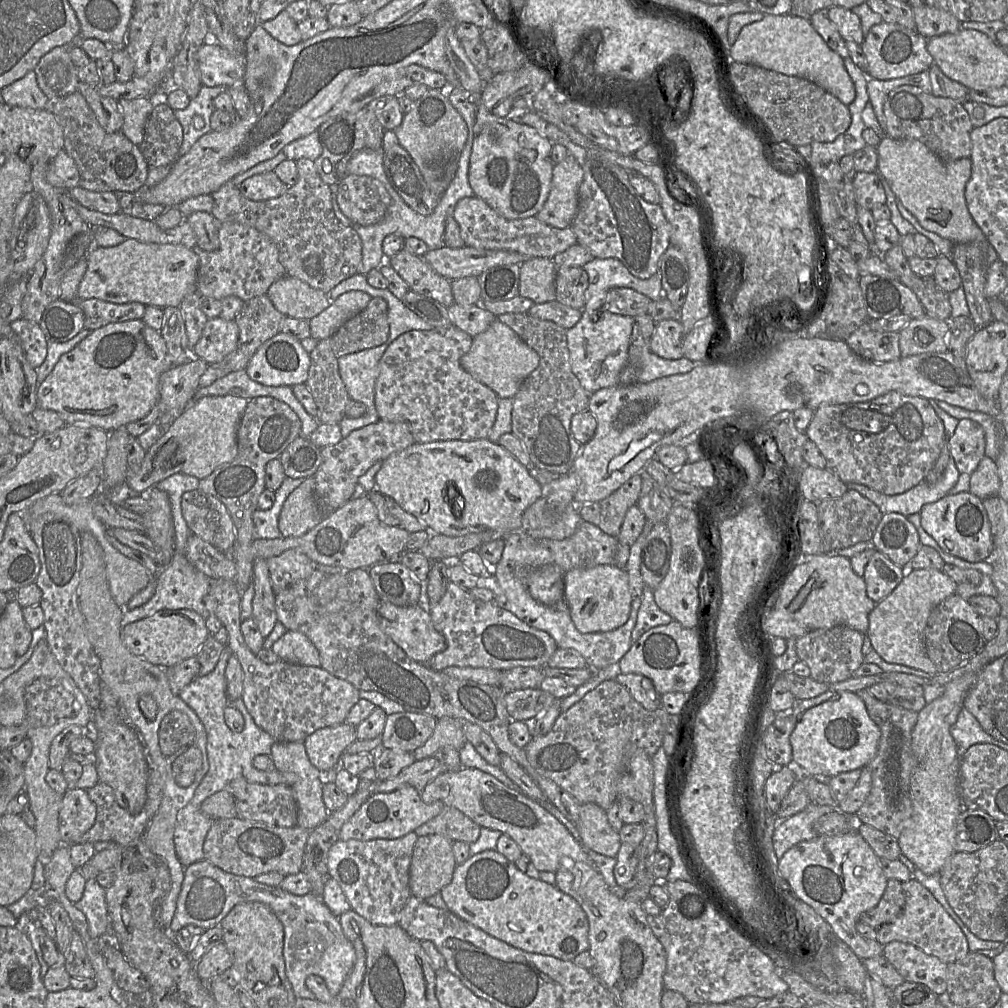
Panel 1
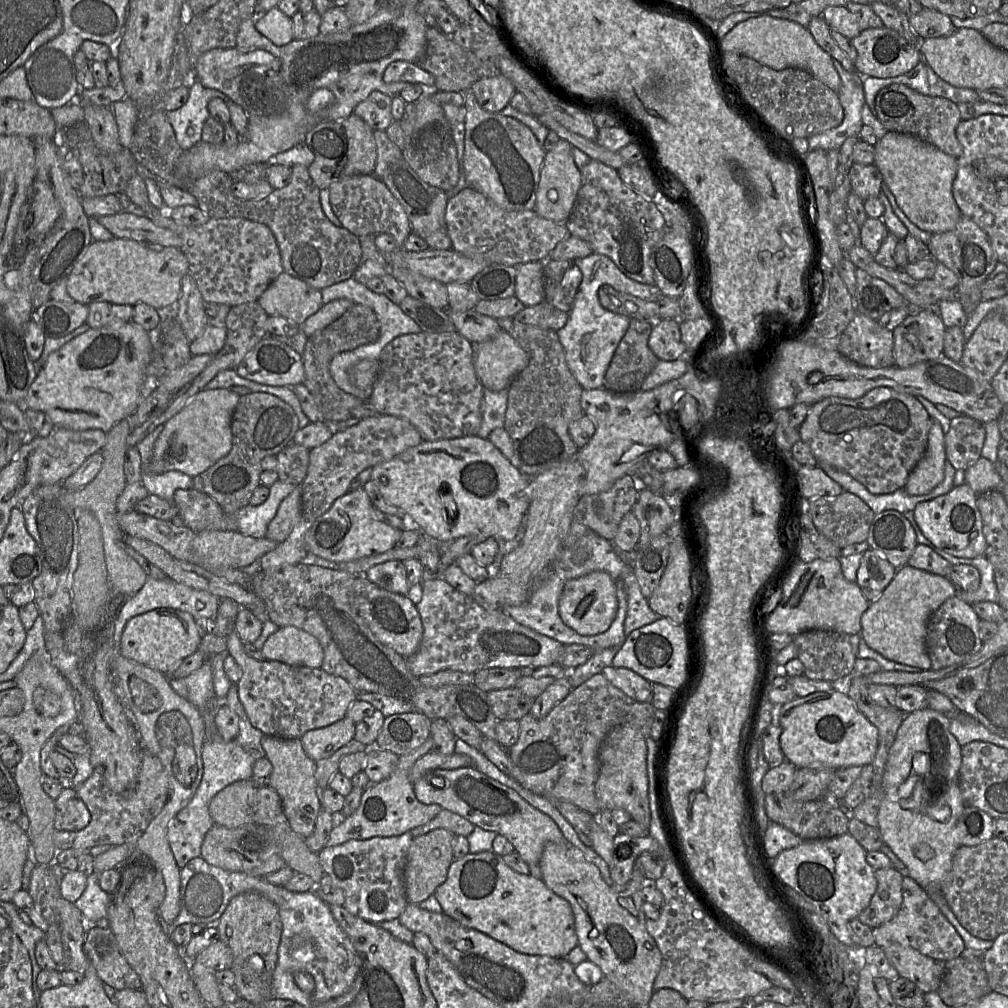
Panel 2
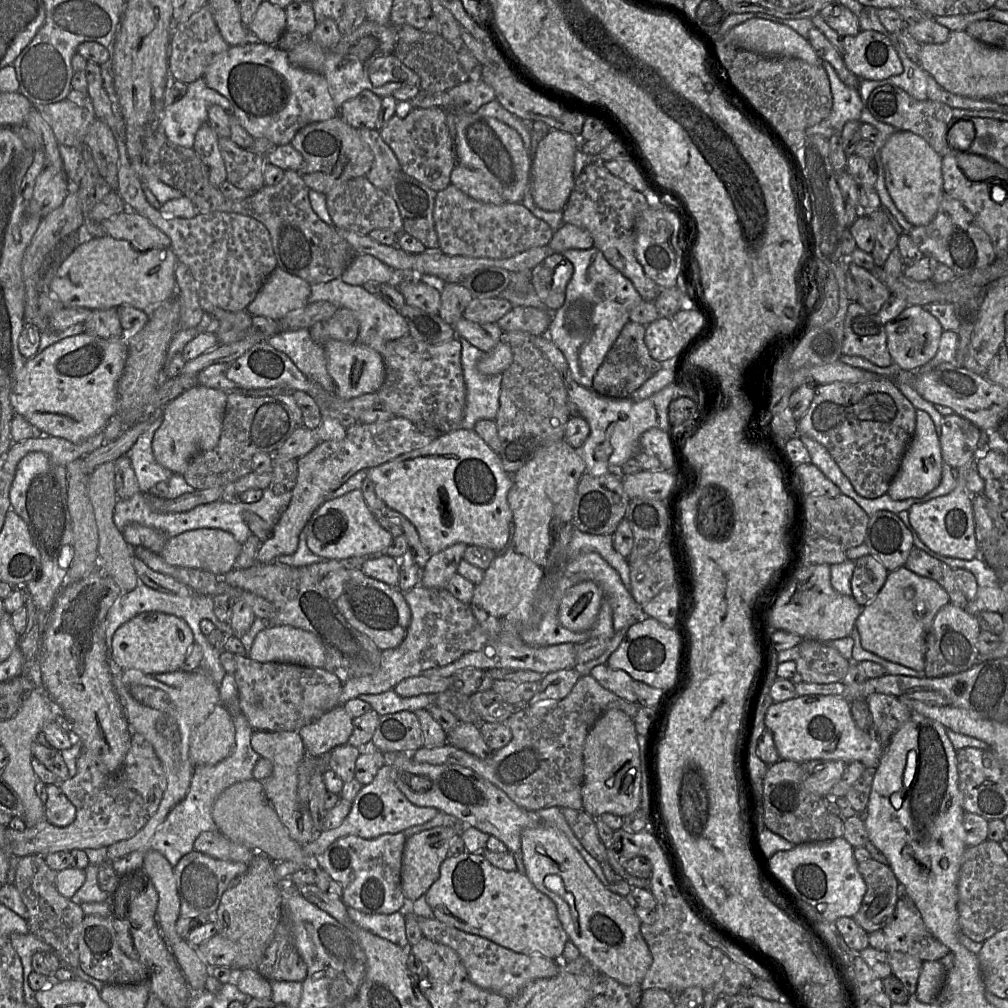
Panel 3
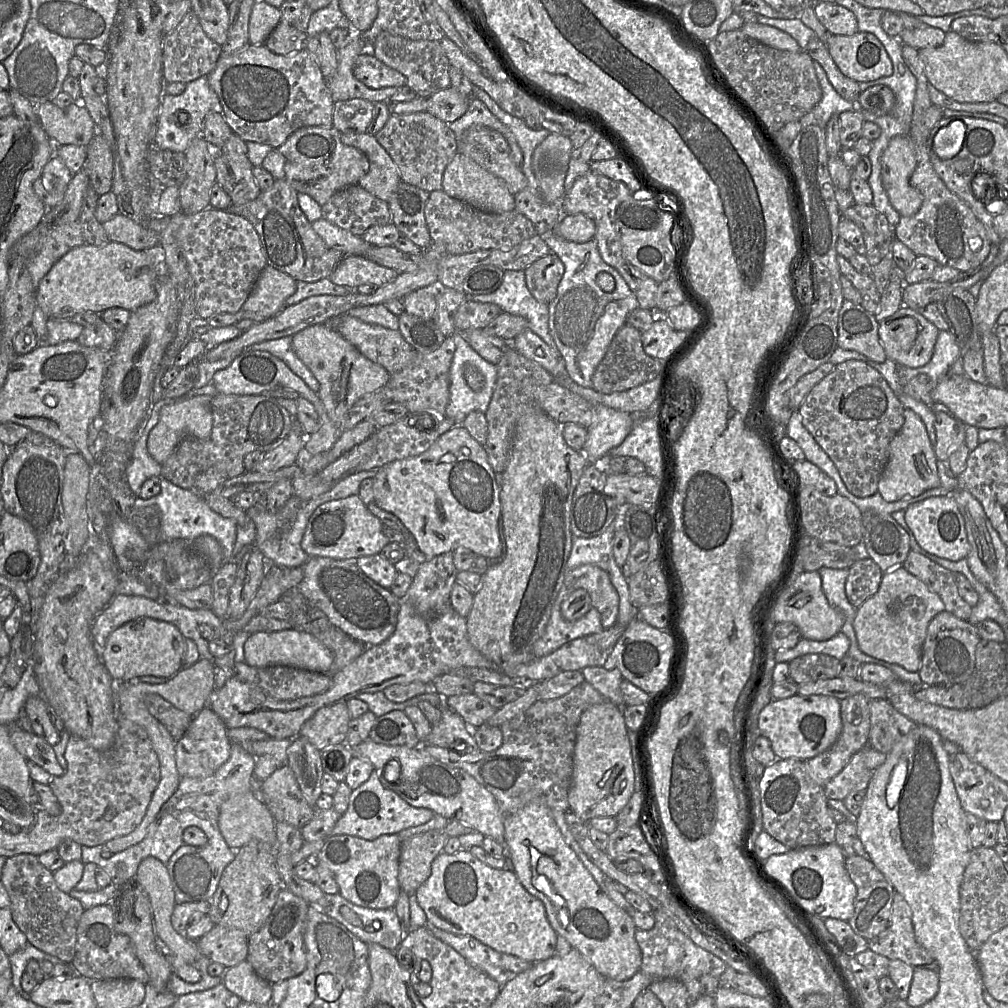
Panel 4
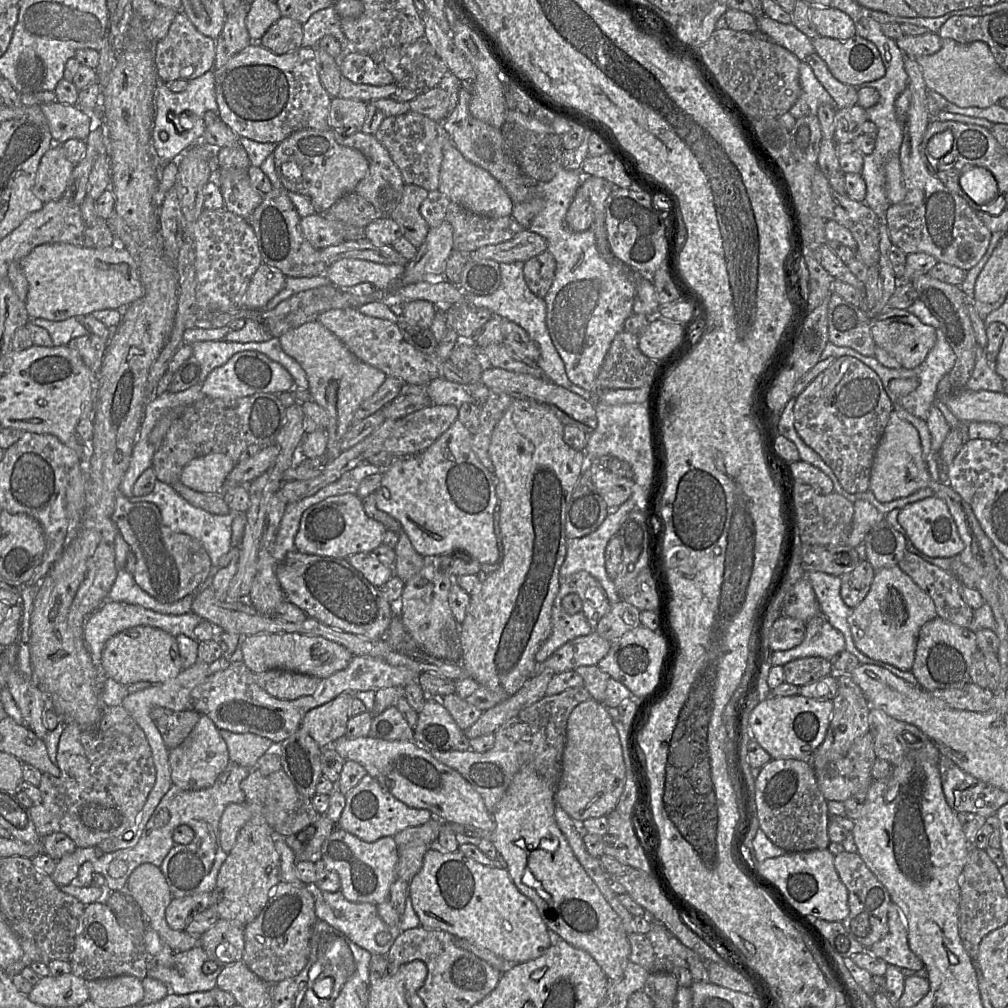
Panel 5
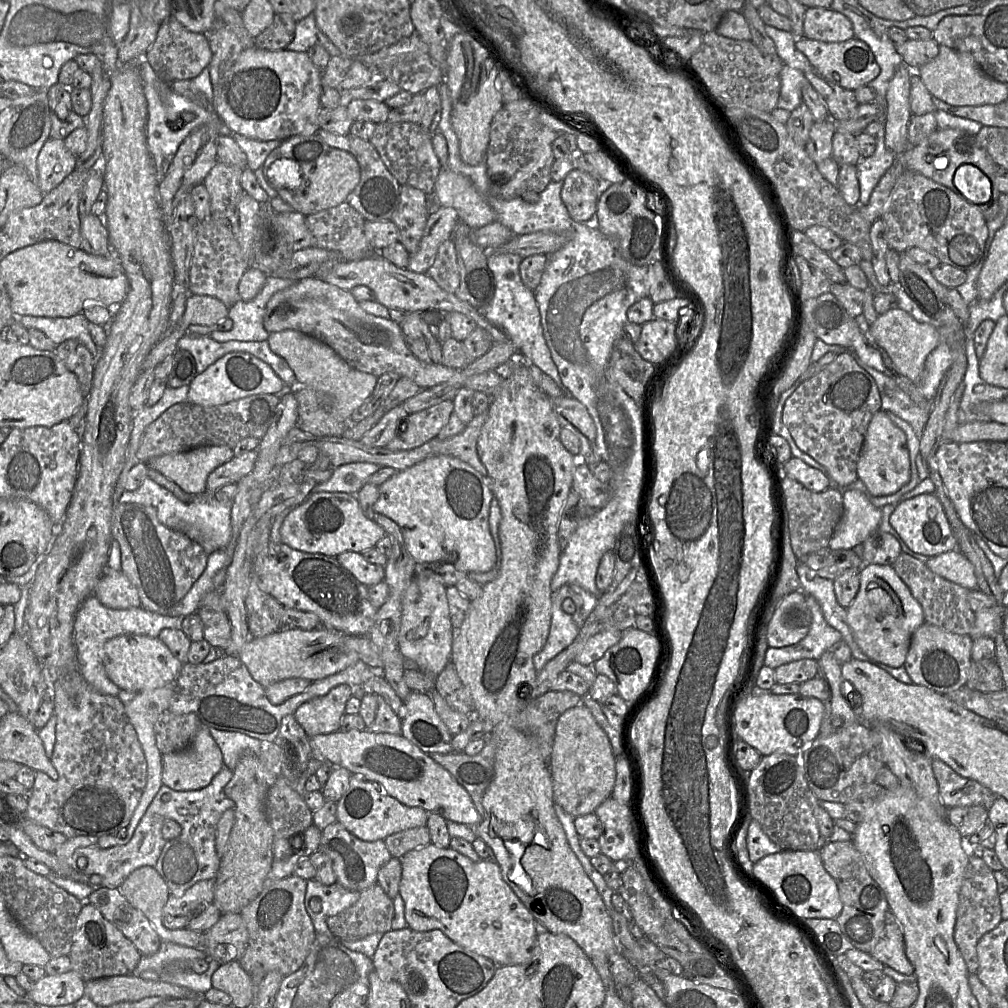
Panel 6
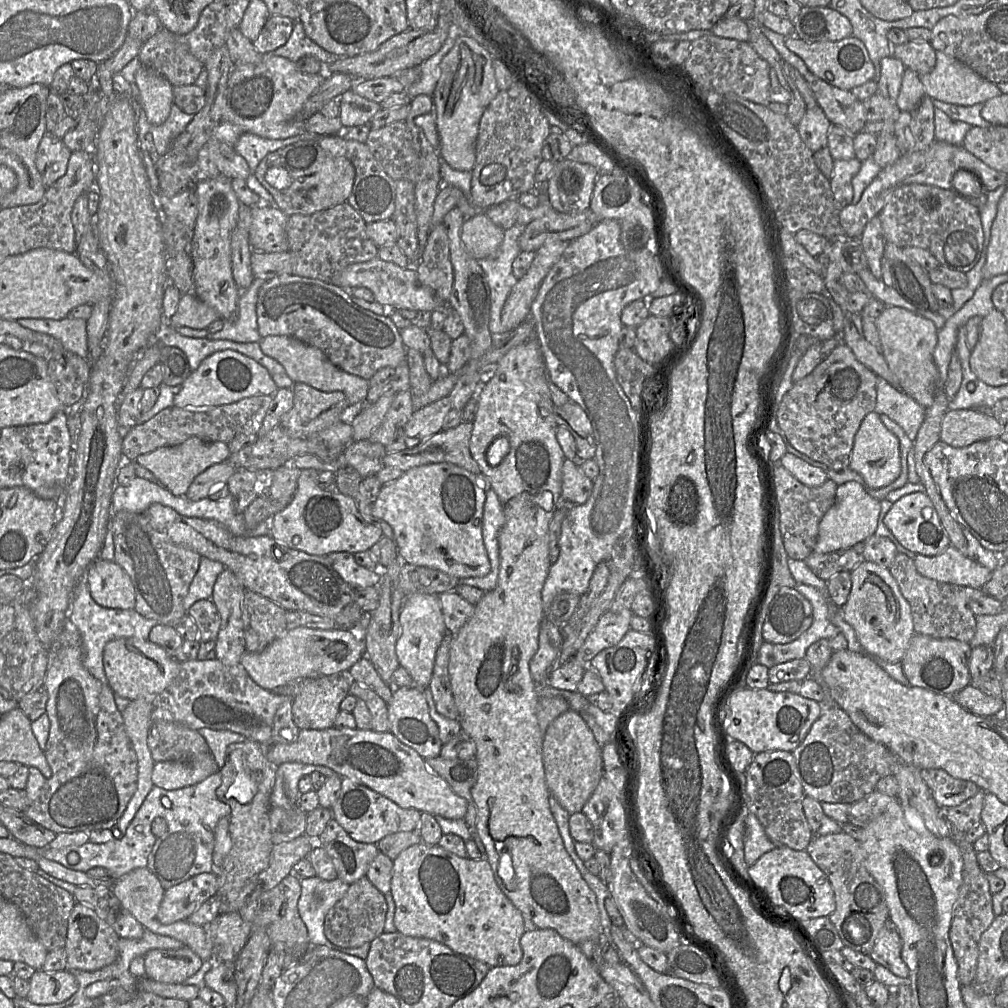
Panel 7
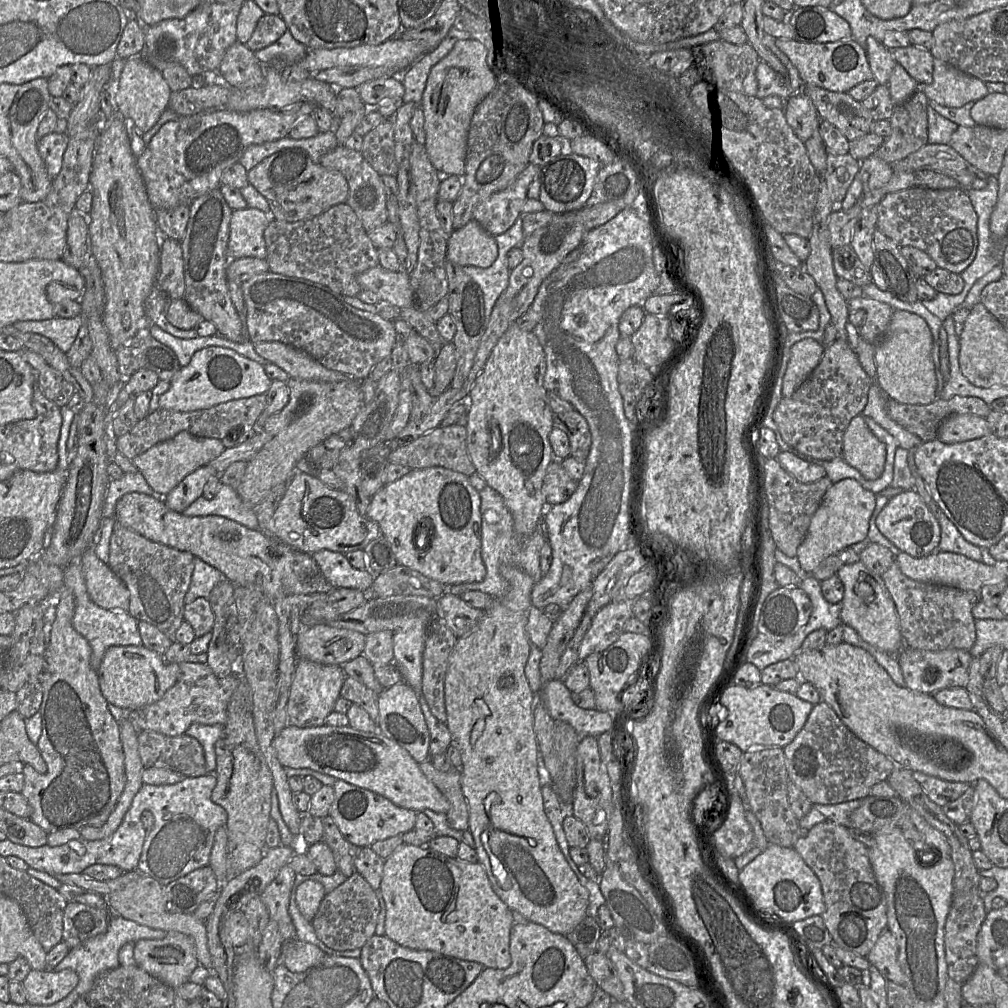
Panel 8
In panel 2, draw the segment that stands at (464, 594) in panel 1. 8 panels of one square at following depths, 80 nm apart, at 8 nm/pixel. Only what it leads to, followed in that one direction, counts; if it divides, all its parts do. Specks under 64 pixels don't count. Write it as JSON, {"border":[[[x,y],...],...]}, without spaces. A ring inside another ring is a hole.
{"border":[[[441,576],[424,578],[422,598],[416,604],[423,624],[423,636],[418,650],[407,658],[411,672],[419,677],[443,670],[475,673],[486,668],[539,668],[557,664],[565,645],[516,622],[502,610],[486,610],[472,596],[449,585]]]}

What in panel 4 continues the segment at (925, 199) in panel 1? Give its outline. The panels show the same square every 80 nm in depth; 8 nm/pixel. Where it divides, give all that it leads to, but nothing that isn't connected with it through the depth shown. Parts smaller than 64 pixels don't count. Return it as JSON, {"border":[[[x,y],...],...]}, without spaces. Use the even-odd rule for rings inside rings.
{"border":[[[908,135],[893,137],[881,156],[882,184],[892,206],[901,216],[913,216],[920,209],[923,195],[910,185],[910,177],[916,168],[914,145]]]}

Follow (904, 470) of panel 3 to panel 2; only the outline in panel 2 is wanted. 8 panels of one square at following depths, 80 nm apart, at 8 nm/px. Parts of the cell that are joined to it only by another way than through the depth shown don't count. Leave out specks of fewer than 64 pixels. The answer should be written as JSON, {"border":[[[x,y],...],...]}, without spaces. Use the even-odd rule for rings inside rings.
{"border":[[[931,417],[926,451],[910,473],[903,490],[911,495],[925,495],[938,486],[944,478],[946,452],[943,428]]]}

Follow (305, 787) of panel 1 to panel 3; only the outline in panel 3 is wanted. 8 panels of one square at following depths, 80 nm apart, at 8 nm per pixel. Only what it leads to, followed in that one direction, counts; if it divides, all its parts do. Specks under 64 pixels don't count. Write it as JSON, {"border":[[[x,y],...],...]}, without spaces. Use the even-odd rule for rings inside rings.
{"border":[[[258,730],[251,737],[251,746],[256,753],[267,758],[273,765],[273,772],[270,777],[261,781],[264,783],[265,797],[277,812],[283,825],[288,829],[291,838],[301,845],[307,844],[316,836],[316,829],[309,809],[300,802],[298,796],[298,770],[307,757],[304,743],[298,731],[269,732]]]}

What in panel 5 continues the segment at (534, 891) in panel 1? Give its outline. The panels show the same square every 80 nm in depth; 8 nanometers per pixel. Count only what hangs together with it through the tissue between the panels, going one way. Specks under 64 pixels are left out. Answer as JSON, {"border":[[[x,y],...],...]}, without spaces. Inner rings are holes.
{"border":[[[432,846],[424,856],[421,870],[408,883],[408,894],[419,917],[420,926],[442,930],[456,938],[466,939],[506,961],[521,964],[534,960],[552,945],[549,929],[536,905],[519,891],[508,871],[480,864],[459,850],[444,852]]]}

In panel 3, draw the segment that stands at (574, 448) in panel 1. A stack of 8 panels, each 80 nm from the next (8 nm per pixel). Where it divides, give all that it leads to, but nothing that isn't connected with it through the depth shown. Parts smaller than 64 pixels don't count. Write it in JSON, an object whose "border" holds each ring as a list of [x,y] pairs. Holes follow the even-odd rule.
{"border":[[[520,331],[503,332],[504,341],[510,346],[513,360],[511,365],[501,374],[499,409],[494,419],[497,425],[501,449],[499,458],[503,469],[513,475],[543,448],[564,440],[565,427],[572,417],[572,403],[569,400],[564,383],[551,362],[533,344],[535,336]]]}

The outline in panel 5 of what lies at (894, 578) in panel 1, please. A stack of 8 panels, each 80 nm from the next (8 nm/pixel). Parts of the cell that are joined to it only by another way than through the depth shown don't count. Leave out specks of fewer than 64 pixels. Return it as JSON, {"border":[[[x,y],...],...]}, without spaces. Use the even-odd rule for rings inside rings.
{"border":[[[866,560],[841,576],[841,598],[851,609],[859,605],[868,594],[876,570]]]}

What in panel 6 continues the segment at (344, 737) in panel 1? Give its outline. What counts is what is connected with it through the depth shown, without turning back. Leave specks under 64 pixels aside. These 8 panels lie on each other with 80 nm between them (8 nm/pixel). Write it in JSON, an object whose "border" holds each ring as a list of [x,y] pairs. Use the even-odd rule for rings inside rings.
{"border":[[[341,684],[328,694],[303,703],[296,710],[294,718],[310,737],[338,732],[340,731],[341,719],[346,714],[346,704],[352,696],[353,687]]]}

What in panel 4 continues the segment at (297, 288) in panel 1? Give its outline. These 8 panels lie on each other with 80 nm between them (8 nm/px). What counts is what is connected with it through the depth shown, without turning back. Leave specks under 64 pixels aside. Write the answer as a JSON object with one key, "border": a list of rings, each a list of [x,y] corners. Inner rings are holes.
{"border":[[[267,264],[260,272],[242,308],[261,314],[267,319],[271,318],[286,306],[286,300],[295,293],[296,288],[296,280]]]}

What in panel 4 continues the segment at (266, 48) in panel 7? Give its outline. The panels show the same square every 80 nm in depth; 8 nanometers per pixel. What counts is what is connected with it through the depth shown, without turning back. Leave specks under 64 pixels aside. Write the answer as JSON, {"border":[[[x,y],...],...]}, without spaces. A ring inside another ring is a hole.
{"border":[[[280,21],[268,36],[264,45],[275,54],[287,55],[307,49],[307,42],[306,32]]]}

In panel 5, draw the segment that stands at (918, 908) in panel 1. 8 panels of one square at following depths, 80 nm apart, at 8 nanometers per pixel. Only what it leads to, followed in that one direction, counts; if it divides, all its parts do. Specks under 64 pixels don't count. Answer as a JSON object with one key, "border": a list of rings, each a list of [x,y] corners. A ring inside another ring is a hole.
{"border":[[[890,903],[888,907],[886,934],[868,950],[887,964],[903,969],[917,971],[924,967],[922,960],[909,947],[906,921],[900,908],[894,903]]]}

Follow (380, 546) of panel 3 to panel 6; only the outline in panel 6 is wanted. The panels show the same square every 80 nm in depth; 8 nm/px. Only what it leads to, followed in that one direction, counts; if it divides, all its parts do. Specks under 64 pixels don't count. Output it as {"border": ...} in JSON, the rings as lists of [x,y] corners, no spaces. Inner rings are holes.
{"border":[[[312,491],[301,504],[288,511],[279,529],[280,541],[292,549],[330,557],[374,548],[384,535],[381,526],[365,517],[356,495],[348,493]]]}

